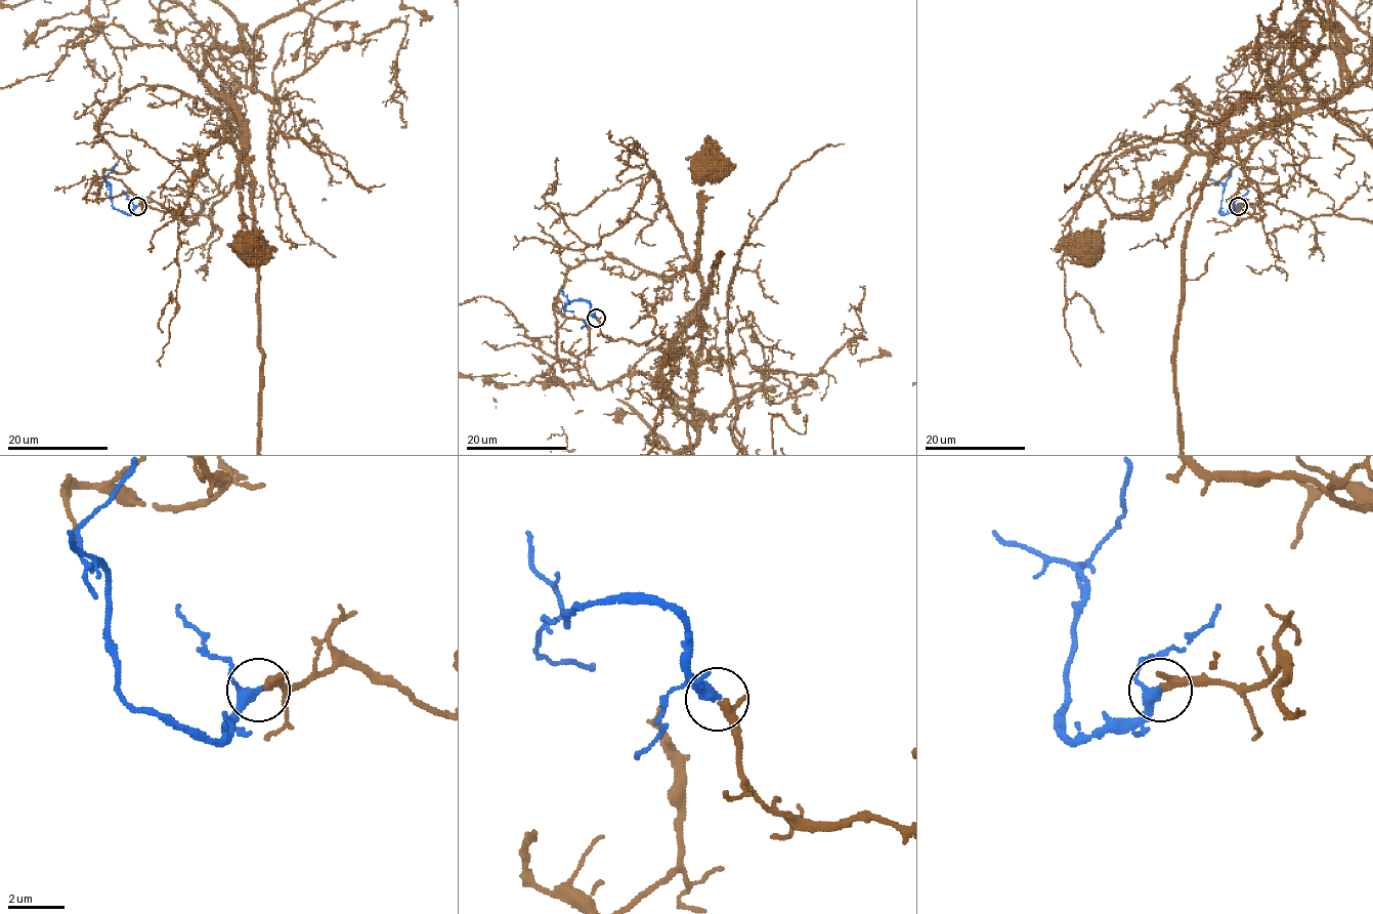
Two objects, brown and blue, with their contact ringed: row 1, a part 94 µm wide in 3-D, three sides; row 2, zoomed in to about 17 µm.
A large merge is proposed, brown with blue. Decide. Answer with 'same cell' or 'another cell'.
same cell

